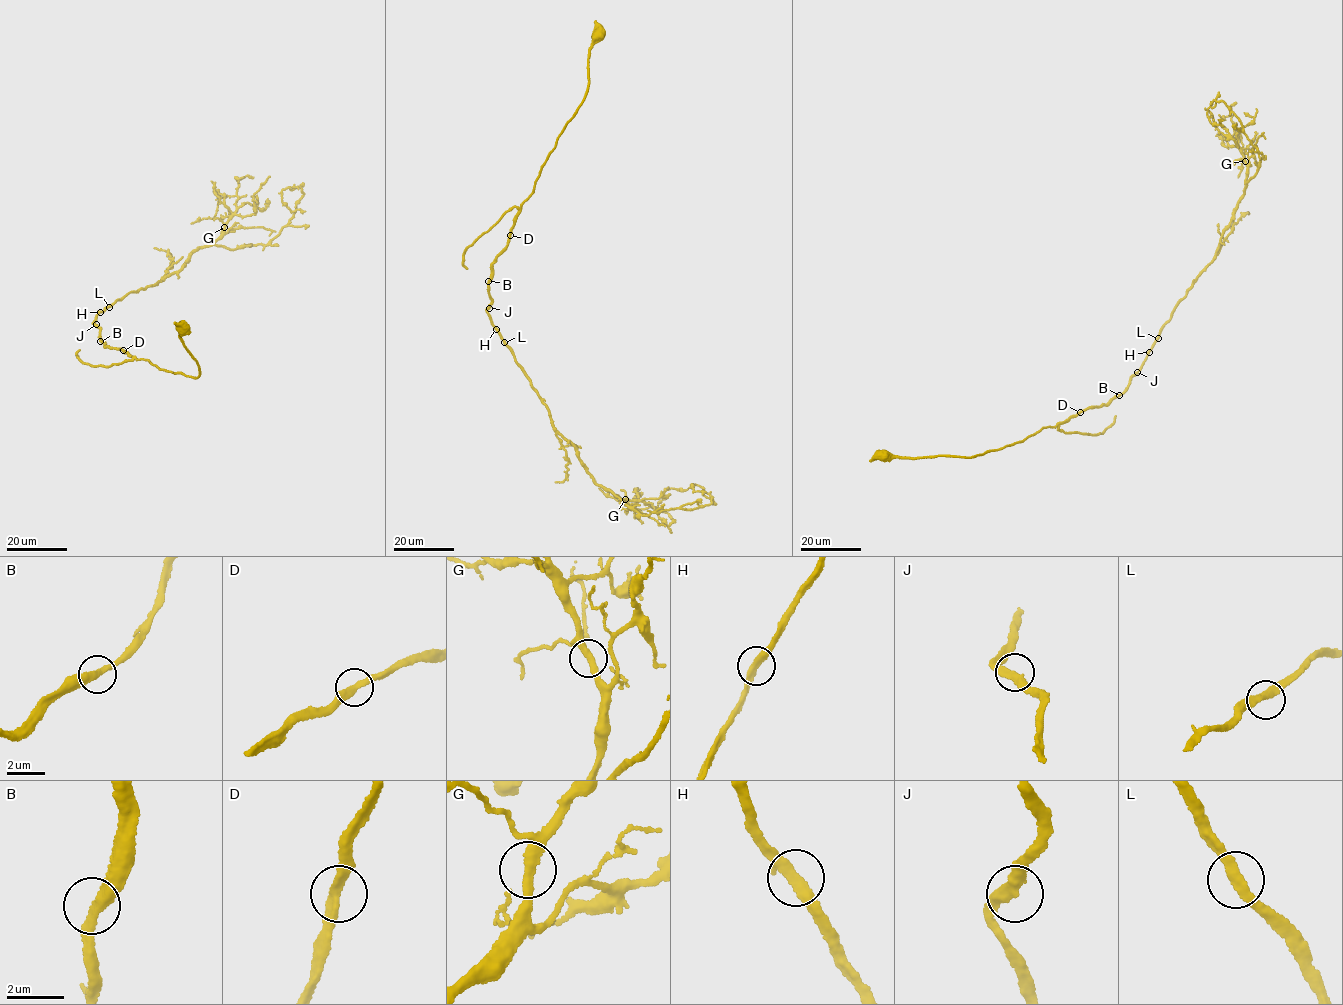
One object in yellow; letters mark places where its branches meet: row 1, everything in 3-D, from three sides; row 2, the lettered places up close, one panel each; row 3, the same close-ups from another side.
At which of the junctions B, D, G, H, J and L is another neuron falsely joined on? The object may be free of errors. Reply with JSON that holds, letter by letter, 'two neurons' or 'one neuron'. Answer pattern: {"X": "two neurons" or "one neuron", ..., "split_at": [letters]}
{"B": "one neuron", "D": "one neuron", "G": "one neuron", "H": "one neuron", "J": "one neuron", "L": "one neuron", "split_at": []}

